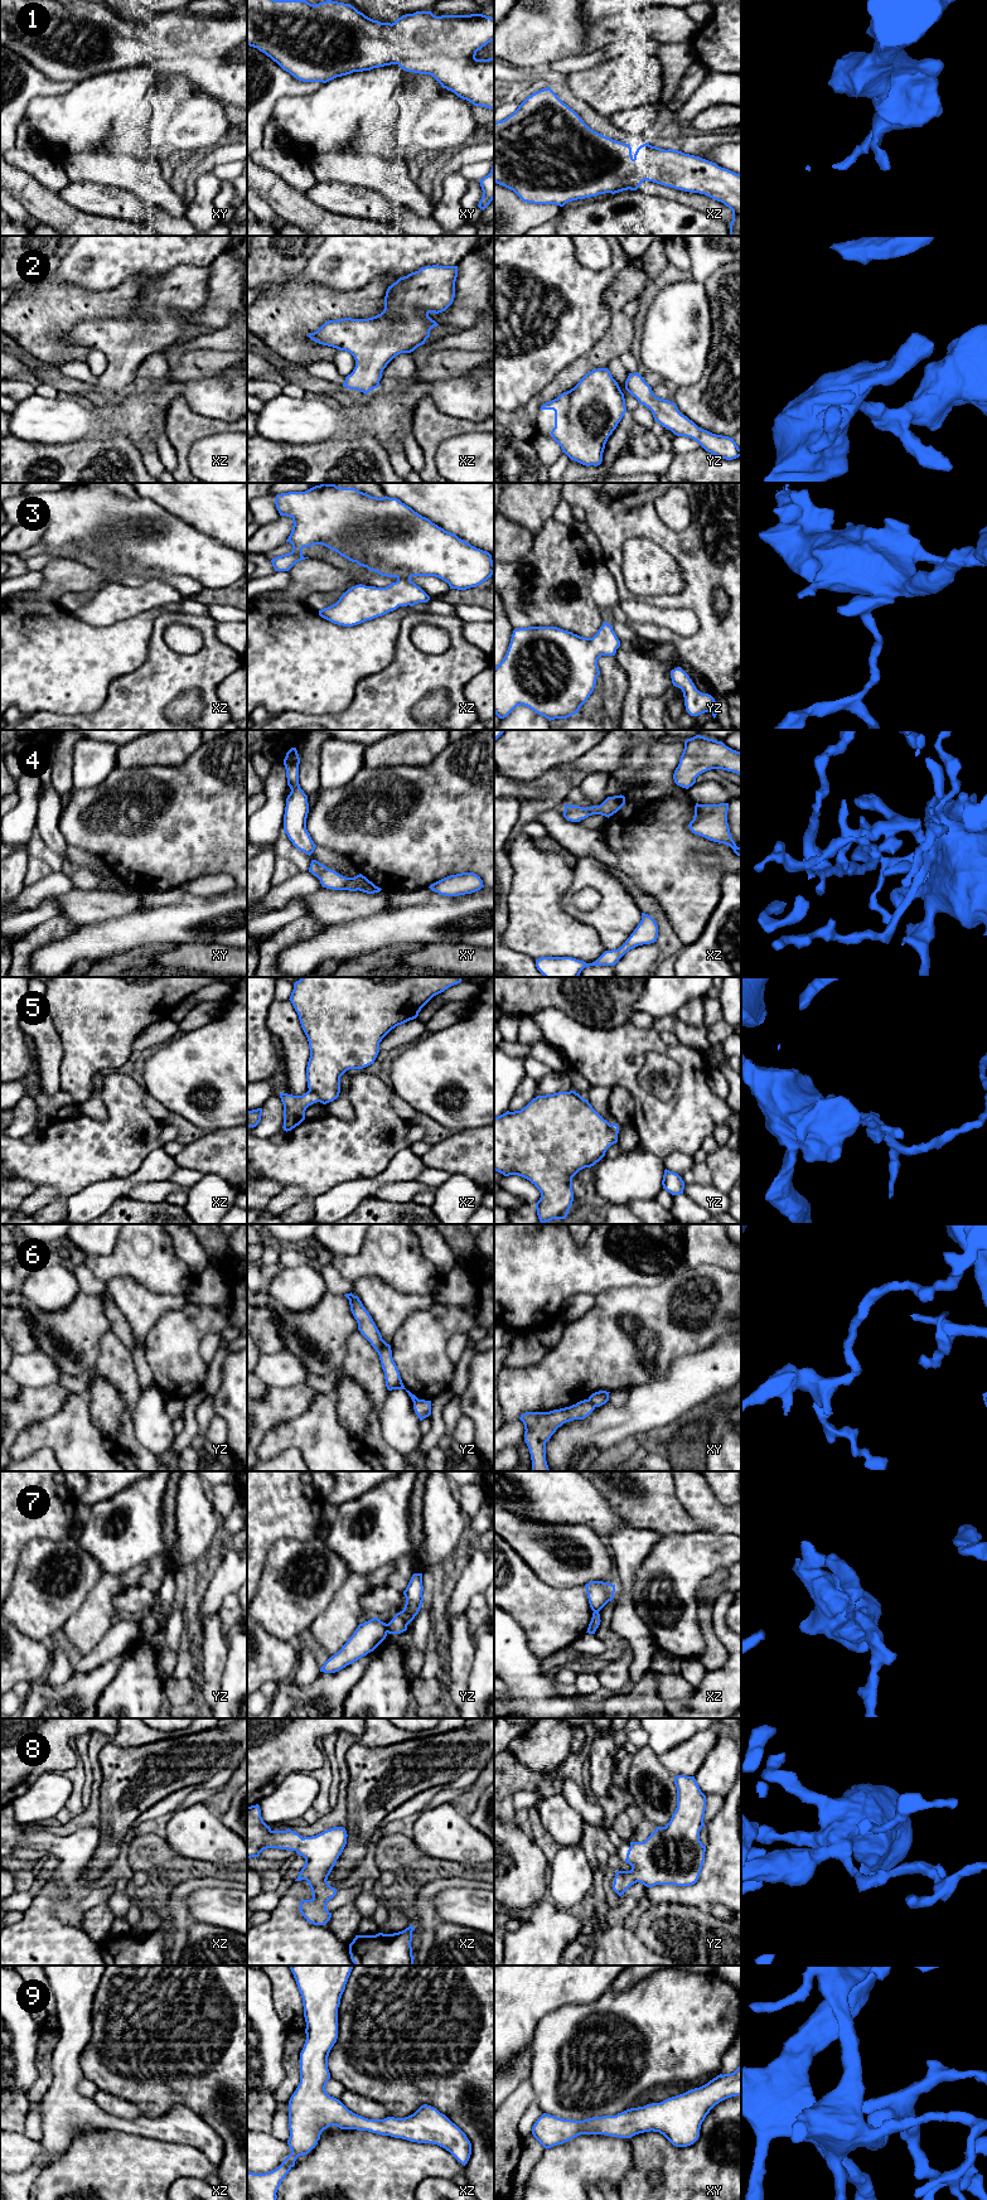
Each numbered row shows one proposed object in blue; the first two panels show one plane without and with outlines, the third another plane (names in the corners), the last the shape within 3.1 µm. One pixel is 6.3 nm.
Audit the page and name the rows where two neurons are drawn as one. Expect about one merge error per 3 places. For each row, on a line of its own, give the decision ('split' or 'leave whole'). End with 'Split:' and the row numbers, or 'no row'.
1: leave whole
2: leave whole
3: leave whole
4: leave whole
5: split
6: split
7: split
8: leave whole
9: leave whole
Split: 5, 6, 7

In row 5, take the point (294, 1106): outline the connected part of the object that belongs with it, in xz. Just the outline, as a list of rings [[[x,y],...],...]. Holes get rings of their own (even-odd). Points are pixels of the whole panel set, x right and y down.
[[[308,1091],[303,1096],[280,1093],[284,1104],[284,1131],[291,1131],[305,1120],[305,1111],[309,1106],[319,1102],[315,1093]]]

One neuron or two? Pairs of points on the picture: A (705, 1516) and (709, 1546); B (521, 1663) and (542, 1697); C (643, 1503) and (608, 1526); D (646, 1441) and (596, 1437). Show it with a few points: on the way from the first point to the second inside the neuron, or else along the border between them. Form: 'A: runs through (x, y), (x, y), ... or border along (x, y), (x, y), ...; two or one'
A: border along (700, 1529), (707, 1533), (727, 1534); two
B: runs through (522, 1672), (525, 1679), (533, 1688); one
C: border along (601, 1494), (628, 1526); two
D: border along (651, 1435), (640, 1435), (629, 1444); two

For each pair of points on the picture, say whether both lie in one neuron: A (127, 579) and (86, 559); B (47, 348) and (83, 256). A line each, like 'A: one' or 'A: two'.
A: one
B: two

